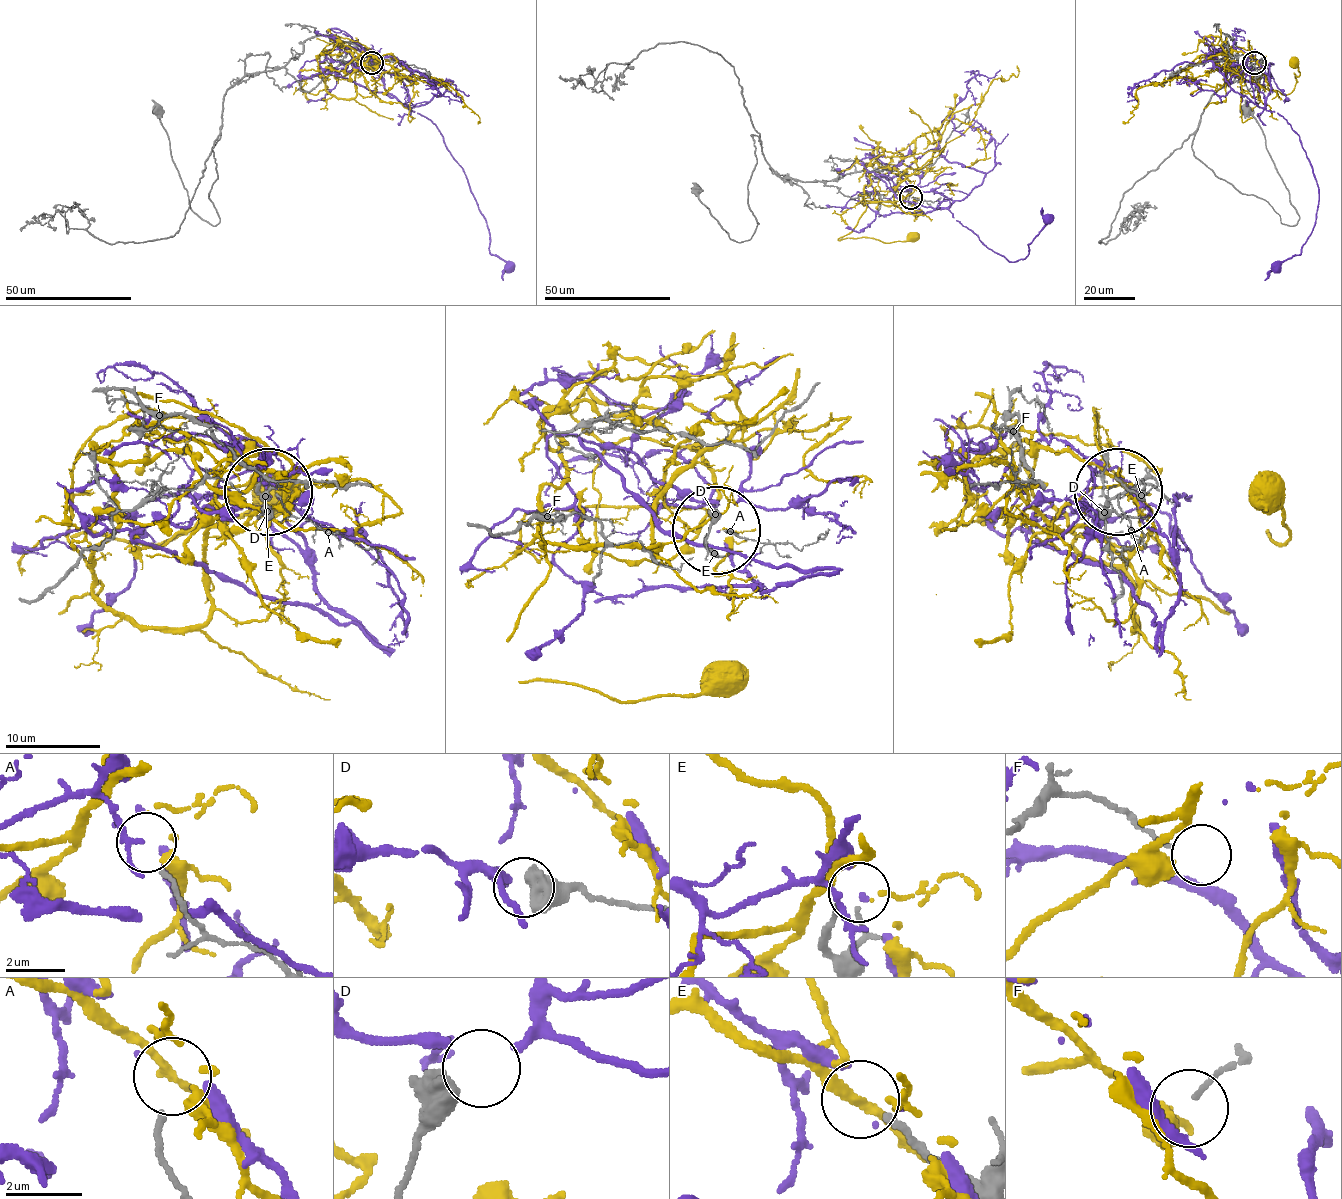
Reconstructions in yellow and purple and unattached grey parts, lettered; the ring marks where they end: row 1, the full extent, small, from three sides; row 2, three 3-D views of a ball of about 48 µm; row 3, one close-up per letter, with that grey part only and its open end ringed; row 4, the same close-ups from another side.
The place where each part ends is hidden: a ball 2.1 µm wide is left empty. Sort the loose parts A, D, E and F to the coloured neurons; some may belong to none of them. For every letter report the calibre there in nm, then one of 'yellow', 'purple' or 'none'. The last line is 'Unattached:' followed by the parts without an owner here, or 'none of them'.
A: 140 nm thick; yellow
D: 850 nm thick; purple
E: 170 nm thick; none
F: 110 nm thick; none
Unattached: E, F

